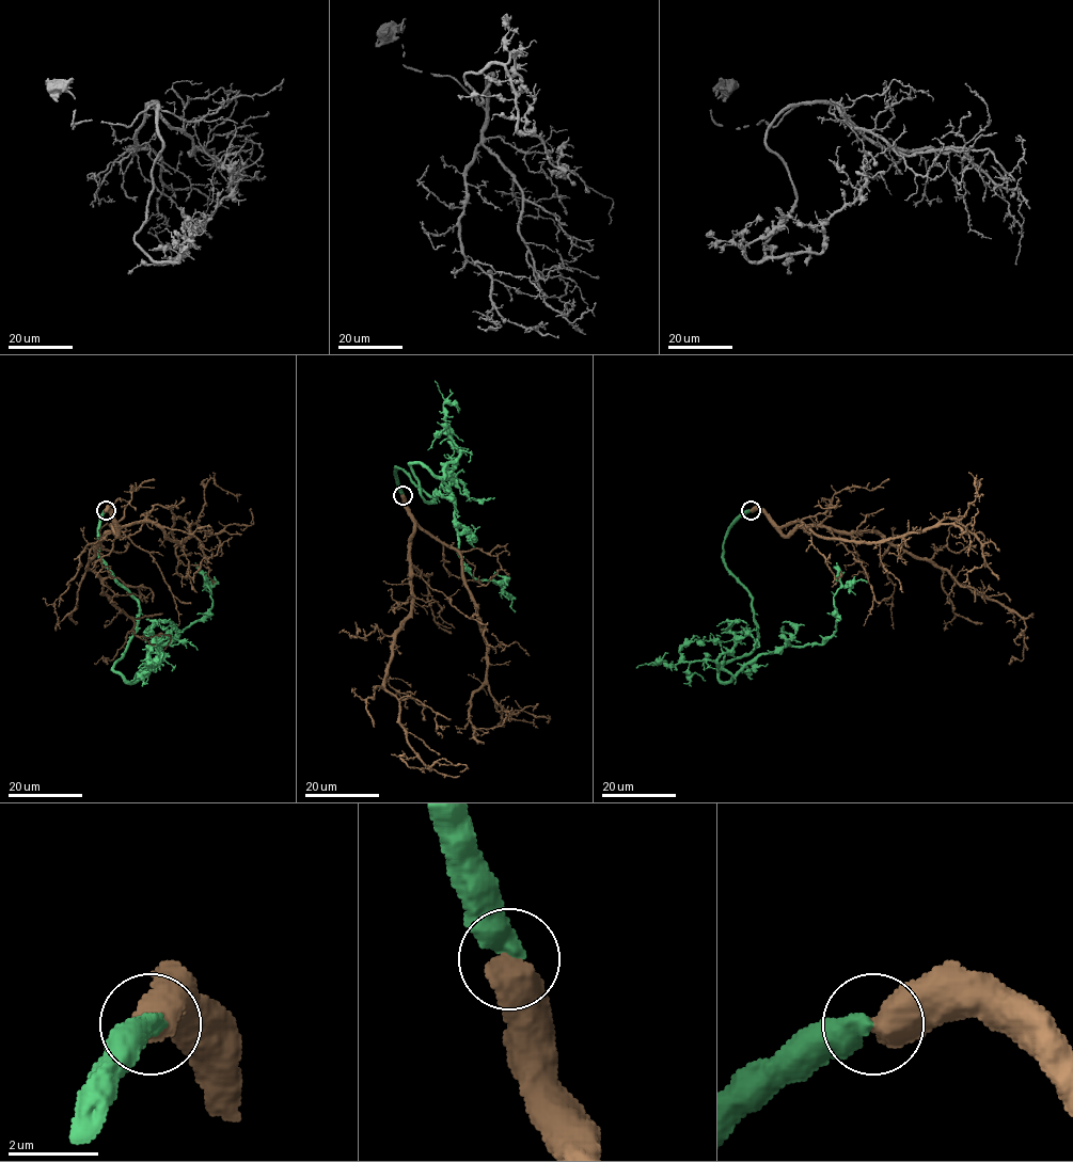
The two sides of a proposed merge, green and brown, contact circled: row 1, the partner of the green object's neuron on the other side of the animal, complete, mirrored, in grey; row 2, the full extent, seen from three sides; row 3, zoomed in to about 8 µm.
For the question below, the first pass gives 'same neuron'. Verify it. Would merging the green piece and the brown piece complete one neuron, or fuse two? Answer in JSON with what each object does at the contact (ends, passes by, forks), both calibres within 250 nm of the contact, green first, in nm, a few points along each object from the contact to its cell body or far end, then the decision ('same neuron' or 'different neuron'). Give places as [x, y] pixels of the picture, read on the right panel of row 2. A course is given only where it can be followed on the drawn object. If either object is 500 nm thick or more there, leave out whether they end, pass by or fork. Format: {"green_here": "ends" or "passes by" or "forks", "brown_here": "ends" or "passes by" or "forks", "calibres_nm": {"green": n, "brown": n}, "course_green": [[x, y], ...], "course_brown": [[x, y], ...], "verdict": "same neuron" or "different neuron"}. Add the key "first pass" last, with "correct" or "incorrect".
{"calibres_nm": {"green": 550, "brown": 700}, "course_green": [[751, 510], [723, 562], [756, 645], [721, 681], [822, 643], [837, 591], [868, 582]], "course_brown": [[751, 510], [760, 510], [785, 535], [804, 526], [881, 534], [1012, 608], [1025, 622], [1019, 636], [1027, 650]], "verdict": "same neuron", "first pass": "correct"}

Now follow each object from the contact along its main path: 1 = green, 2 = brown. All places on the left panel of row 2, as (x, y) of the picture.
1: (106, 510), (98, 558), (137, 601), (113, 667), (126, 681), (202, 619), (218, 582)
2: (106, 510), (117, 535), (112, 526), (97, 542), (89, 568), (137, 635), (170, 635), (162, 650)

